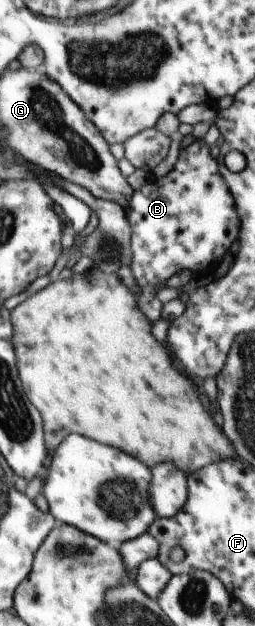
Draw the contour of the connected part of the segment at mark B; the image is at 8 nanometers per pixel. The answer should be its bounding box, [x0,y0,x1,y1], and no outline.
[124,140,239,323]

